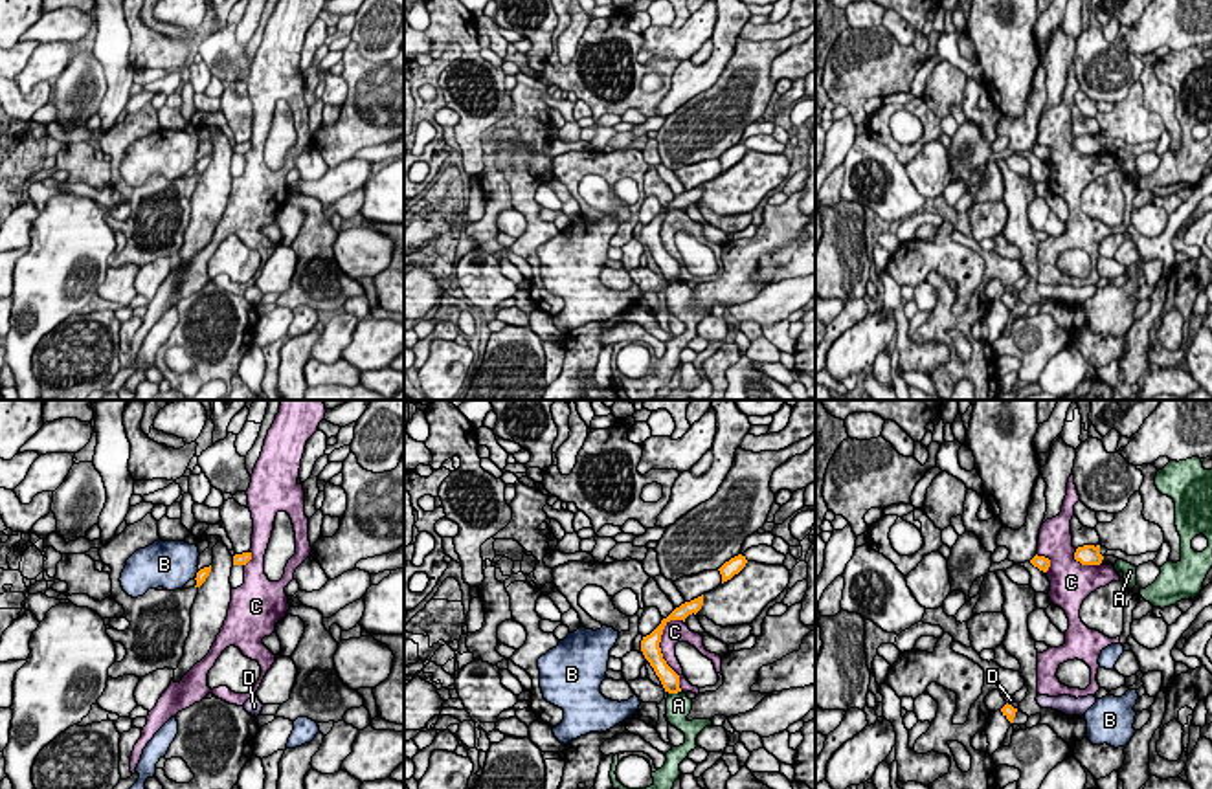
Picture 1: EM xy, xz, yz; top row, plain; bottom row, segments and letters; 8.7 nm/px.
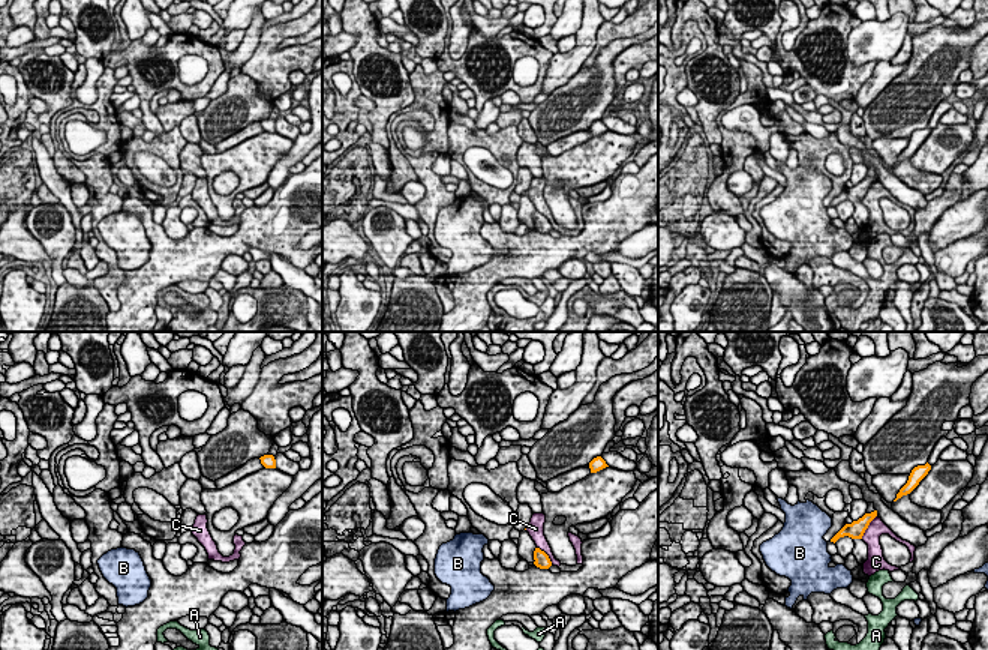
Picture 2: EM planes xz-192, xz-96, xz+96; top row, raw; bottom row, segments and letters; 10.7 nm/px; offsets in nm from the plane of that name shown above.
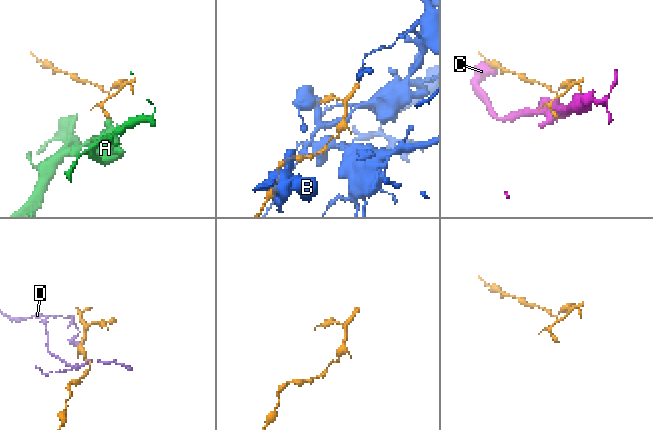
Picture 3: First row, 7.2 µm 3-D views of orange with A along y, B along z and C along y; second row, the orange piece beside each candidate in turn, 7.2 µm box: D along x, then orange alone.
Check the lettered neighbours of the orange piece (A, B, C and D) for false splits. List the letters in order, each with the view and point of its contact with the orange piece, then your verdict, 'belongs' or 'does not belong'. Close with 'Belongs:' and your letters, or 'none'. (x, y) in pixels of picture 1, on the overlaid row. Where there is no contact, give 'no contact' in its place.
A: meets orange in xz at (674, 692); does not belong
B: meets orange in xy at (197, 575); does not belong
C: meets orange in xz at (662, 655); does not belong
D: meets orange in yz at (1010, 705); does not belong
Belongs: none

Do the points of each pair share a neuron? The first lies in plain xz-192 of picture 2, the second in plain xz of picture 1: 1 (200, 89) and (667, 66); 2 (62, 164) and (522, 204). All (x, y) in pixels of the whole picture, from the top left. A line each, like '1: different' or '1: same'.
1: same
2: different

